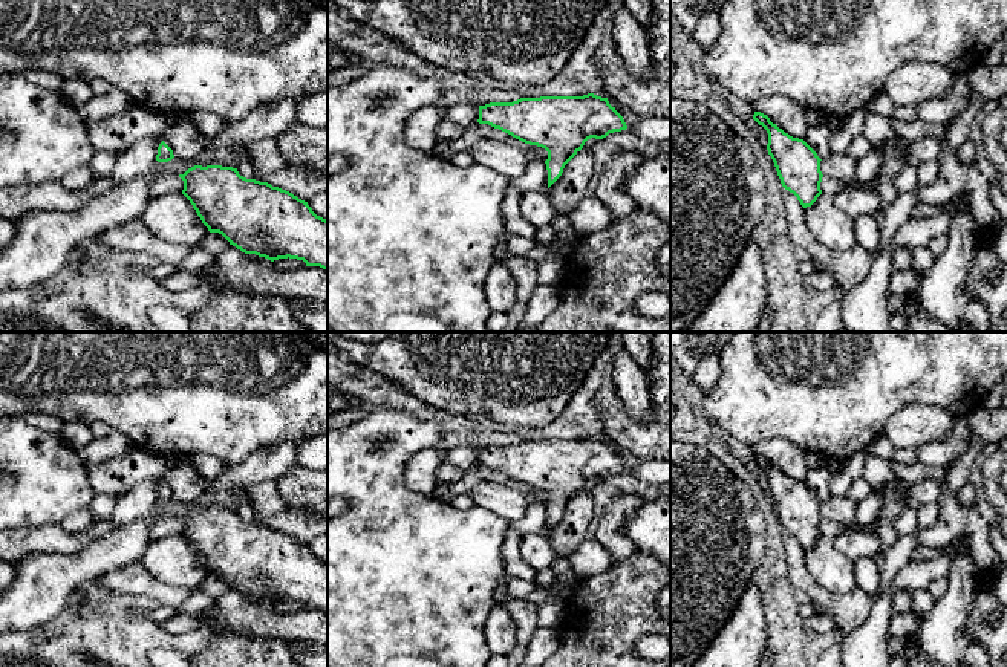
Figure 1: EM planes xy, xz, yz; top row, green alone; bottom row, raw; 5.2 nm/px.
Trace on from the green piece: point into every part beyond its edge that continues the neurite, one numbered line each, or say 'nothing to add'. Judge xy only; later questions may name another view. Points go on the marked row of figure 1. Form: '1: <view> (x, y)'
nothing to add

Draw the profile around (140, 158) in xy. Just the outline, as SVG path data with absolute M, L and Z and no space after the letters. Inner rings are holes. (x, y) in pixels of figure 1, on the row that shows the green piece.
M145 138L129 150L118 155L110 179L119 185L133 181L138 174L148 171L156 162L158 147L162 141Z

